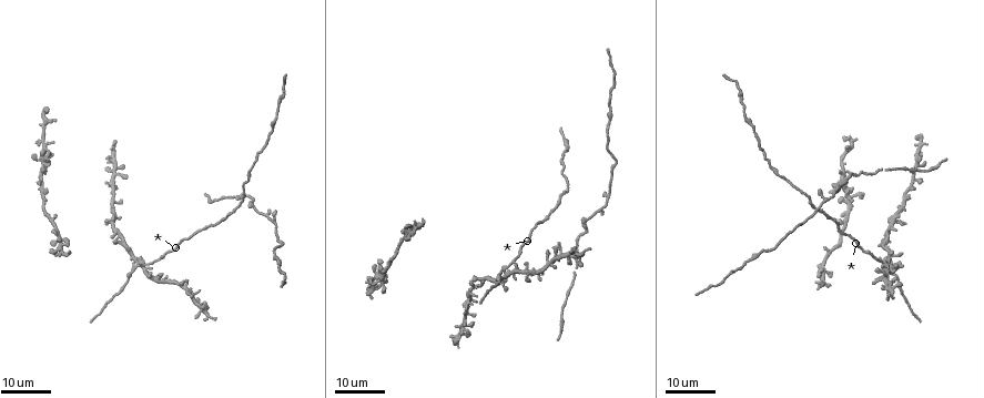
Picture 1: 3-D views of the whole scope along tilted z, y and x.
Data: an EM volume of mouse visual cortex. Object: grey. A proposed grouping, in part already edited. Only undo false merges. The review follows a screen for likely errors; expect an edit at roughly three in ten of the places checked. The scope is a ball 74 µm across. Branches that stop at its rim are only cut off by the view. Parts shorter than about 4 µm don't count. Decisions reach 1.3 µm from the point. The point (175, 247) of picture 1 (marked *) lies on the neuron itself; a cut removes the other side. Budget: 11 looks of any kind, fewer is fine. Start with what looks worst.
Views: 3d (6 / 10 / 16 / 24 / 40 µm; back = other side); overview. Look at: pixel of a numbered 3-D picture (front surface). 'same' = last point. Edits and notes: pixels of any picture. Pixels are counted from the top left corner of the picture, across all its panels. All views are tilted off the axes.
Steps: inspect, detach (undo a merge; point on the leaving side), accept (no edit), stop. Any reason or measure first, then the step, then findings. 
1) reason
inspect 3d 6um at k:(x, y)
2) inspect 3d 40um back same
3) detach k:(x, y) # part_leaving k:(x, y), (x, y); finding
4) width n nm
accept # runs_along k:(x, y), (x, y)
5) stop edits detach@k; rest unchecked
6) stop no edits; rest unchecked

looks like a crossing
inspect 3d 24um at 1:(498, 275)

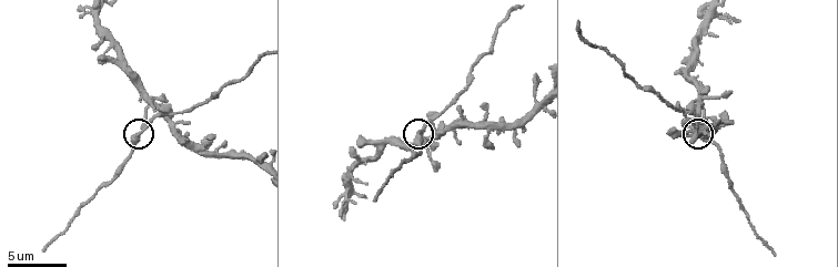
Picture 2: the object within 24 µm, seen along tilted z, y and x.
inspect 3d 6um at 2:(144, 128)

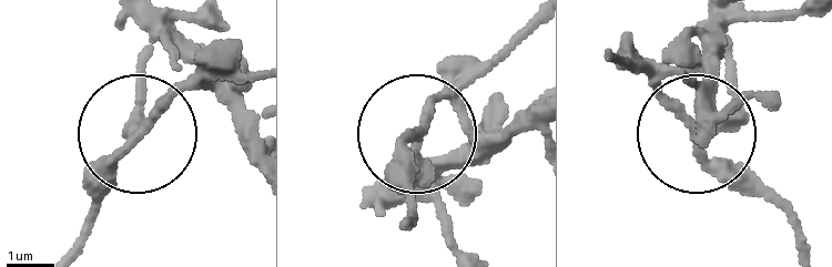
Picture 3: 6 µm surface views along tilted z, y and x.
width 210 nm
accept # runs_along 3:(249, 78), (192, 84), (145, 116), (113, 158), (80, 247); continuous, no second neuron

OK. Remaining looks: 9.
four or more arms meet
inspect 3d 24um at 1:(62, 239)

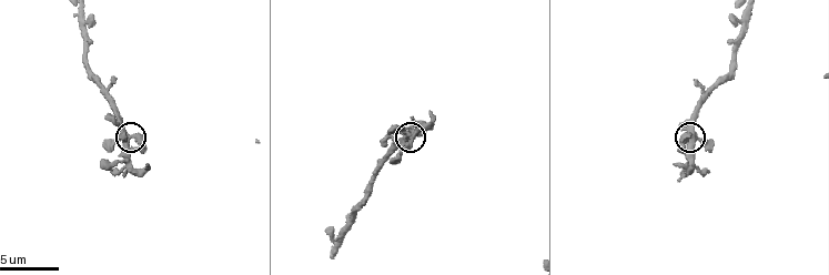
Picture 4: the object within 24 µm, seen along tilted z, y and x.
closer look
inspect 3d 10um at 4:(407, 141)

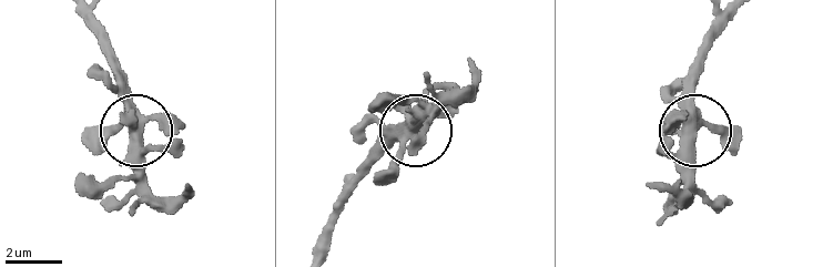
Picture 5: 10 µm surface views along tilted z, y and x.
width 410 nm
accept # all the same neuron

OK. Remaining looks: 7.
inspect 3d 16um at 1:(584, 221)

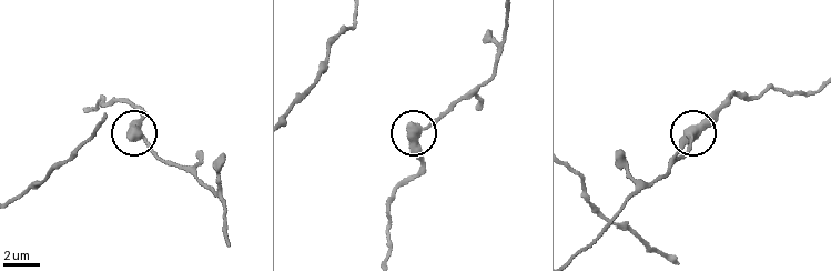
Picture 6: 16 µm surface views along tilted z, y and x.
zoom in
inspect 3d 6um at 6:(140, 134)

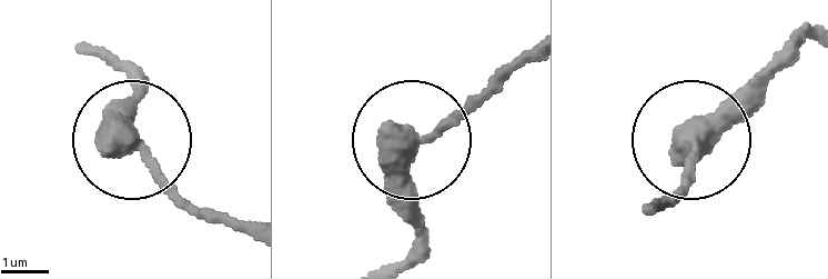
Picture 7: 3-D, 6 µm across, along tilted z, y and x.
width 490 nm
accept # one neuron here

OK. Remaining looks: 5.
calibre changes
inspect 3d 16um at 1:(282, 245)

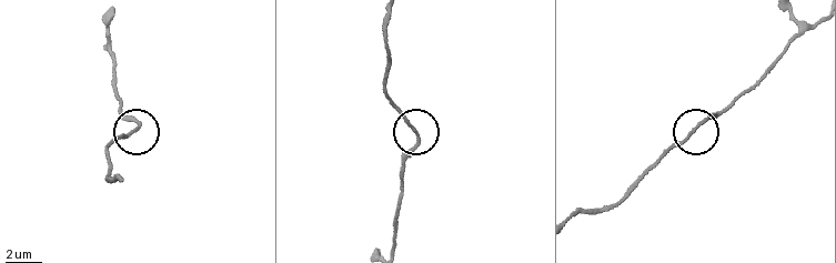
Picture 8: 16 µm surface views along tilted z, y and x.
inspect 3d 6um at 8:(138, 122)

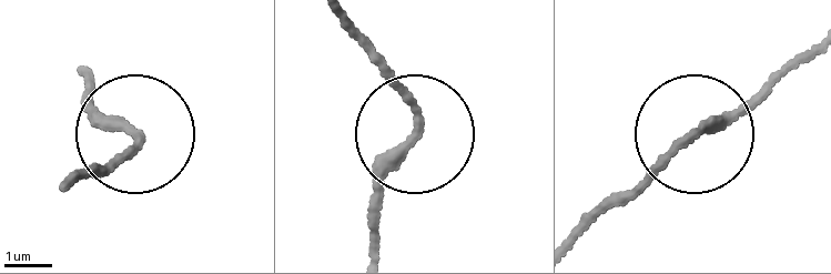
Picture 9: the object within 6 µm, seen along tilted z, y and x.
accept # continuous, no second neuron

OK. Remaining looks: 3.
narrows sharply
inspect 3d 24um at 1:(827, 214)

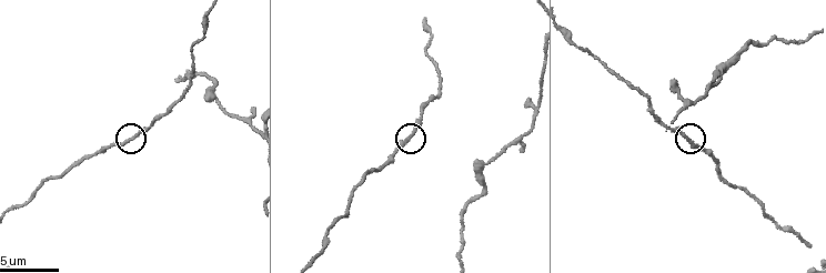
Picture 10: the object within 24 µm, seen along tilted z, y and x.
inspect 3d 6um at 10:(685, 139)

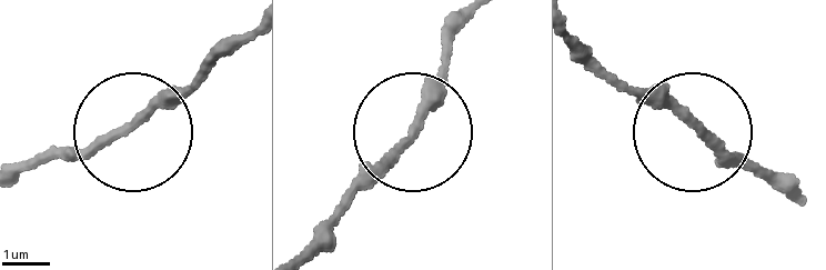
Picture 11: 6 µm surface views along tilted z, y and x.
accept # runs_along 11:(18, 170), (106, 146), (201, 76); all the same neuron

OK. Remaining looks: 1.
stop no edits; rest unchecked

